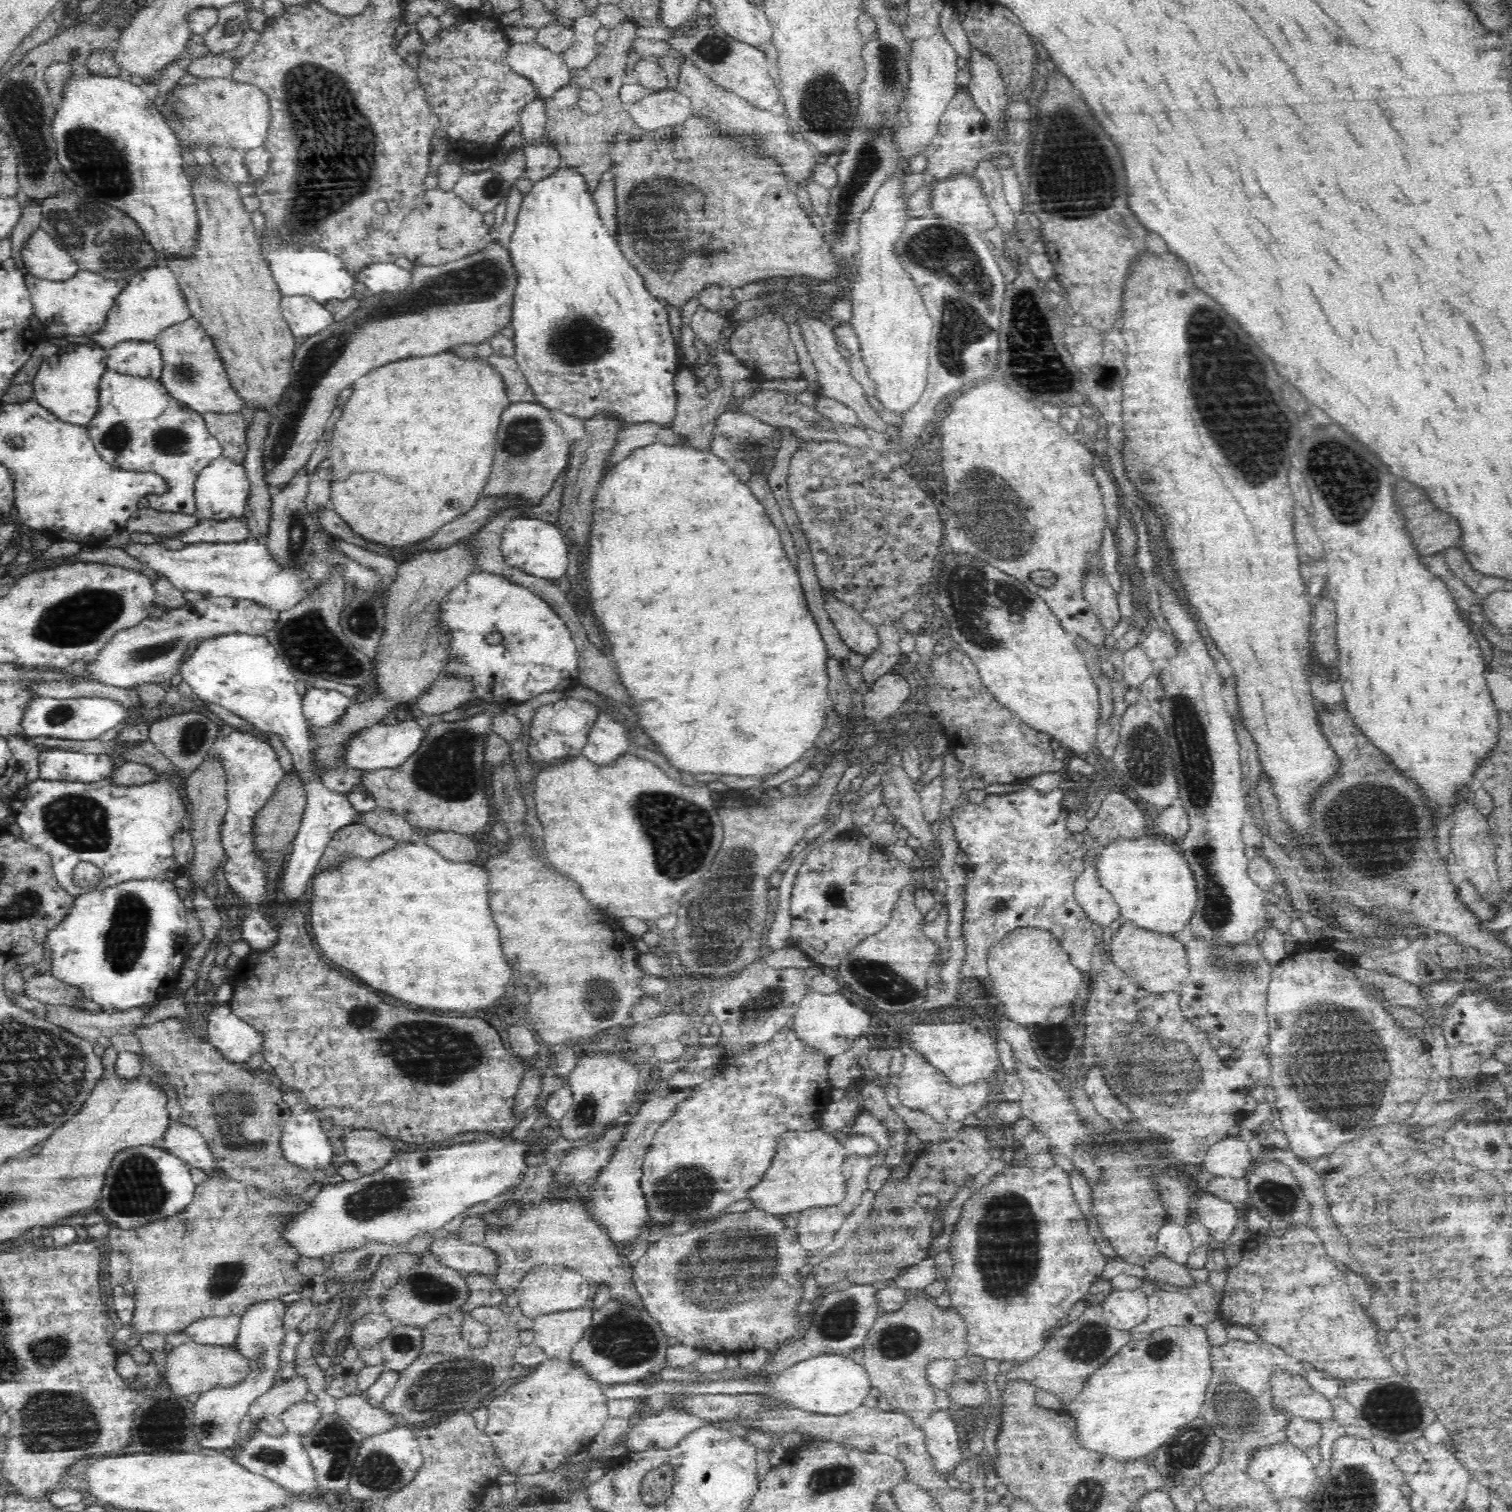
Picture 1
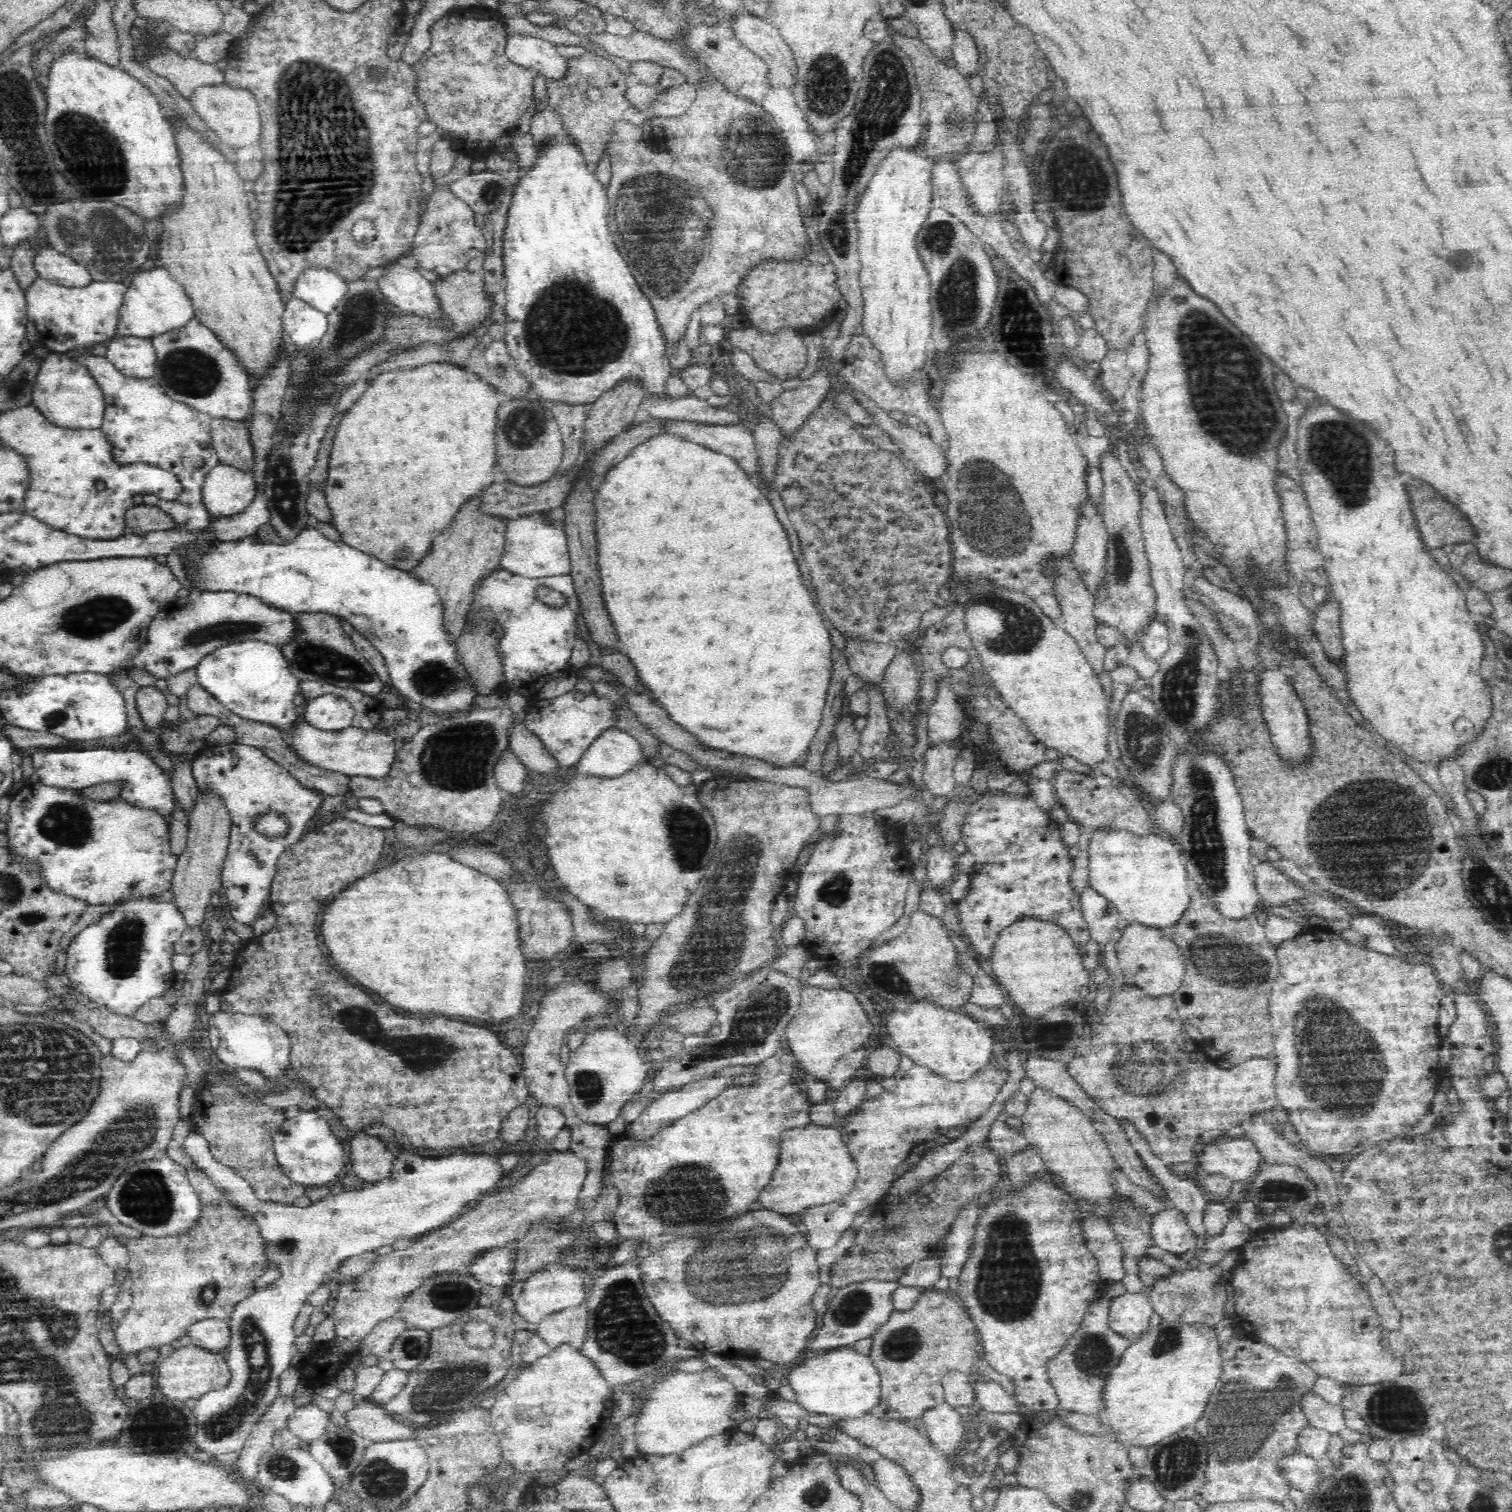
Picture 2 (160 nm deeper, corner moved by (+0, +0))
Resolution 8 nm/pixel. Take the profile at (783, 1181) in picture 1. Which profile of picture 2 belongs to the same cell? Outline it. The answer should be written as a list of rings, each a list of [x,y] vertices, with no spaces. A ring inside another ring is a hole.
[[[810,1126],[794,1128],[782,1134],[780,1162],[774,1170],[770,1184],[760,1192],[758,1200],[762,1208],[780,1214],[804,1214],[806,1208],[818,1204],[830,1204],[852,1192],[857,1179],[854,1163],[850,1162],[844,1133],[836,1126]]]

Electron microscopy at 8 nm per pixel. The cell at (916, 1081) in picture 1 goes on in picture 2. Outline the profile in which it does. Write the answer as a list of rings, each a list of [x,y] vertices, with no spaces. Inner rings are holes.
[[[993,1062],[970,1080],[954,1082],[925,1065],[915,1064],[892,1090],[884,1090],[876,1100],[865,1100],[840,1128],[848,1144],[850,1158],[858,1166],[854,1188],[844,1196],[844,1200],[804,1211],[808,1246],[816,1251],[835,1247],[856,1216],[865,1208],[875,1208],[882,1203],[885,1190],[892,1188],[895,1180],[912,1170],[928,1150],[956,1140],[975,1120],[988,1112],[1008,1076],[1008,1070],[1001,1070]]]

